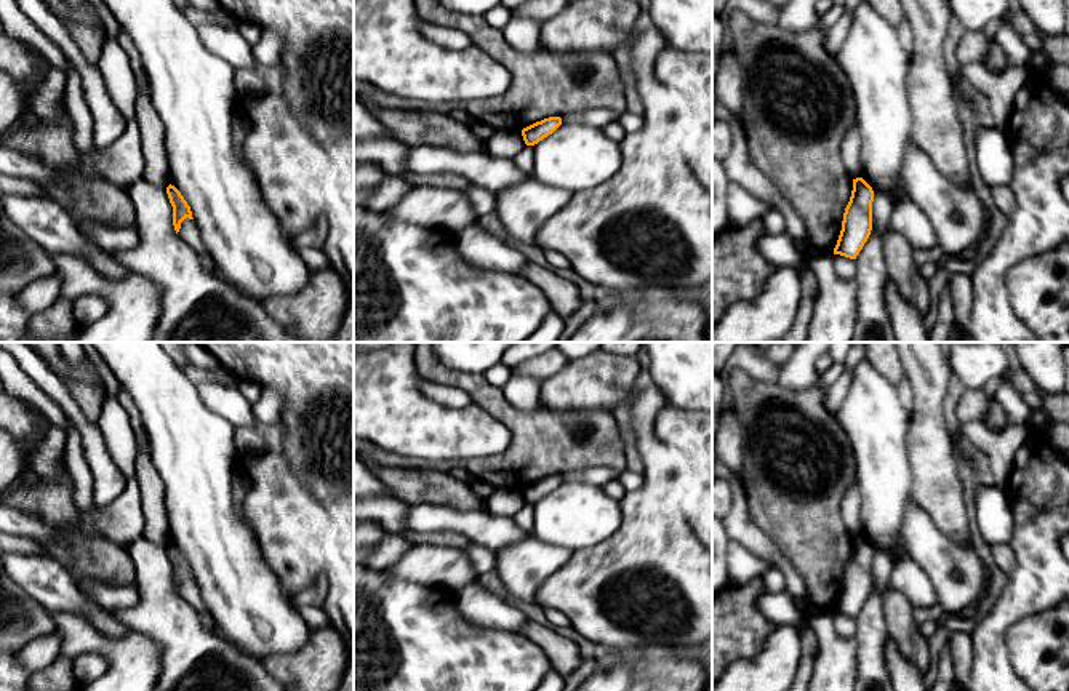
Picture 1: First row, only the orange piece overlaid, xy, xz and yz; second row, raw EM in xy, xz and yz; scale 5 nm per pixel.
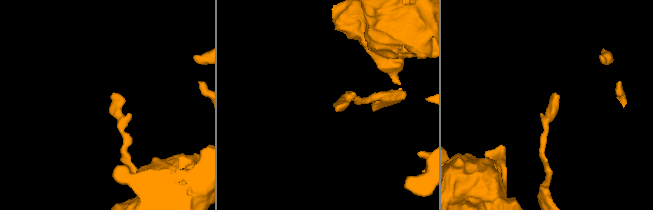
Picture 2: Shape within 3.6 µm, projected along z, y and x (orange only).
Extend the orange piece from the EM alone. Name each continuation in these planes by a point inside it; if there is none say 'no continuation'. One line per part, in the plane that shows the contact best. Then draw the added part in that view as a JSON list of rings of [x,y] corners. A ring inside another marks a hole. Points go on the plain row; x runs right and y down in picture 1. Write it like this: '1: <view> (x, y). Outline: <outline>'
no continuation

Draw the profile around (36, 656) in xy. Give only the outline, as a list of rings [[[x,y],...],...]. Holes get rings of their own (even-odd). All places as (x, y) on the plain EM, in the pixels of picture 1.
[[[58,632],[42,637],[19,651],[19,662],[32,673],[48,667],[61,654],[62,638]]]

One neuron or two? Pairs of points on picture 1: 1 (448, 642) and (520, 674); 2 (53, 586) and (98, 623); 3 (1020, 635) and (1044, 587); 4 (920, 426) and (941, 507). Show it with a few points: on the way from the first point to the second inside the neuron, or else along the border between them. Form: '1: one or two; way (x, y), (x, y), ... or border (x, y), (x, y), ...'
1: one; way (466, 659), (477, 671), (503, 671)
2: one; way (64, 595), (88, 611)
3: two; border (1052, 605), (1018, 619), (1008, 629), (1005, 642)
4: one; way (928, 447), (936, 487)

